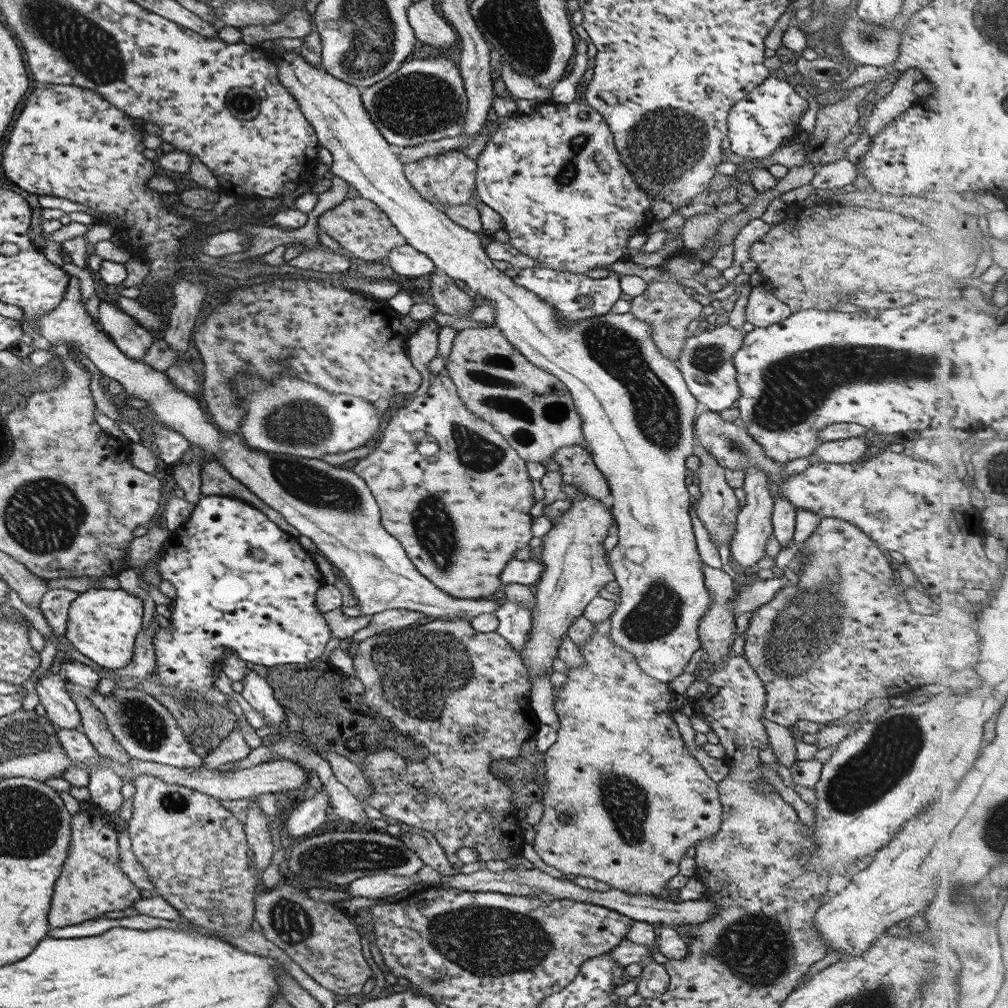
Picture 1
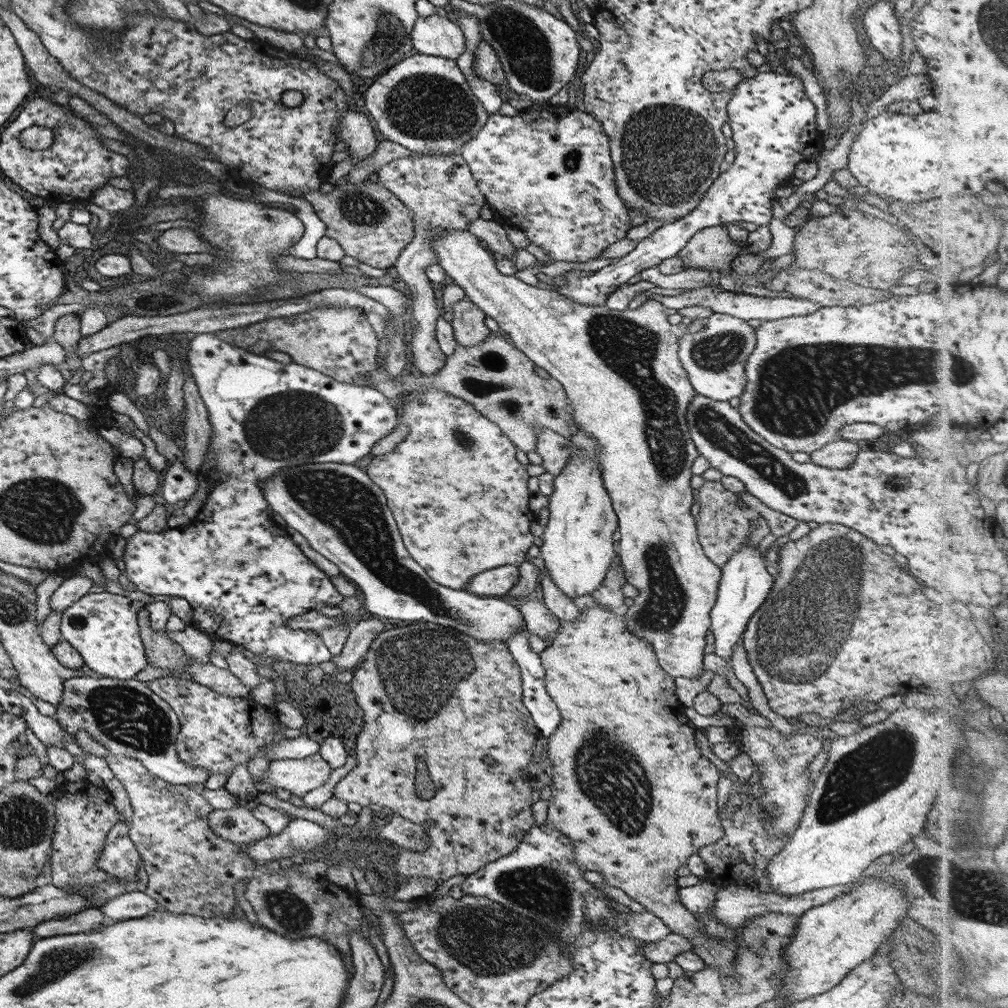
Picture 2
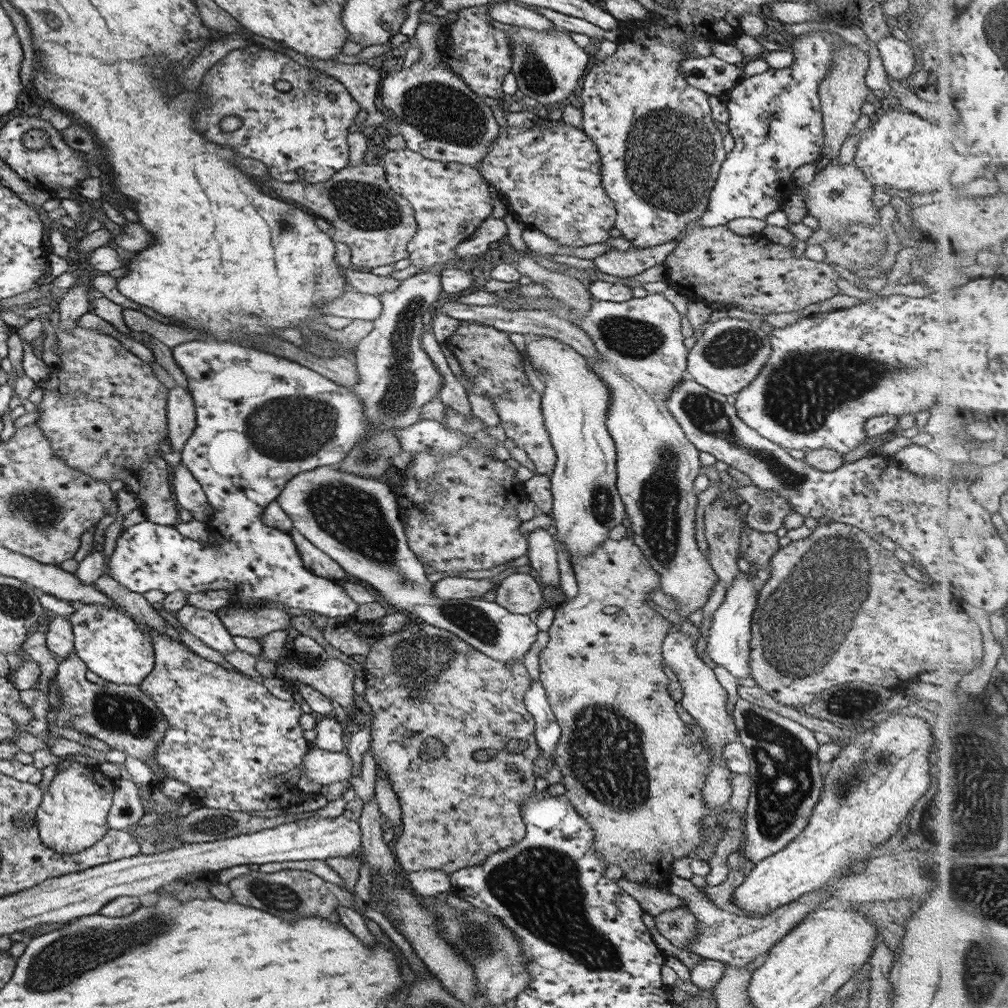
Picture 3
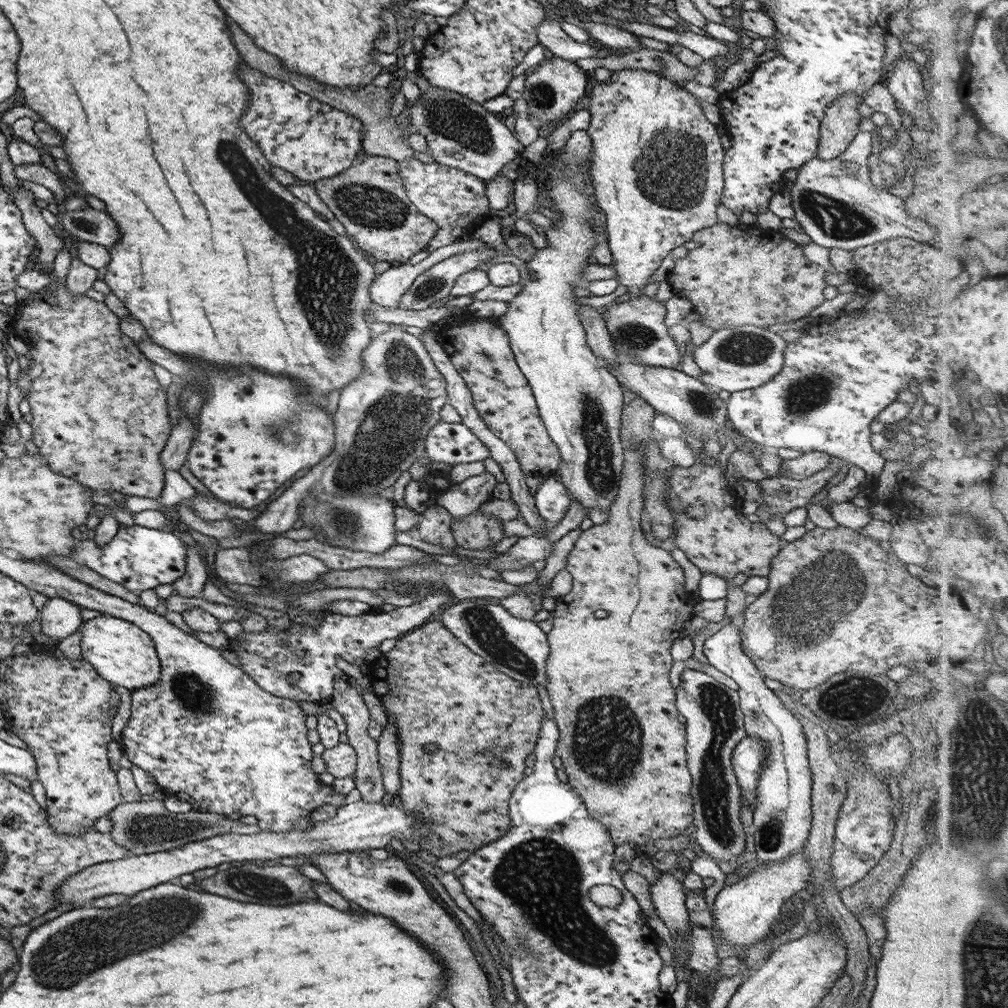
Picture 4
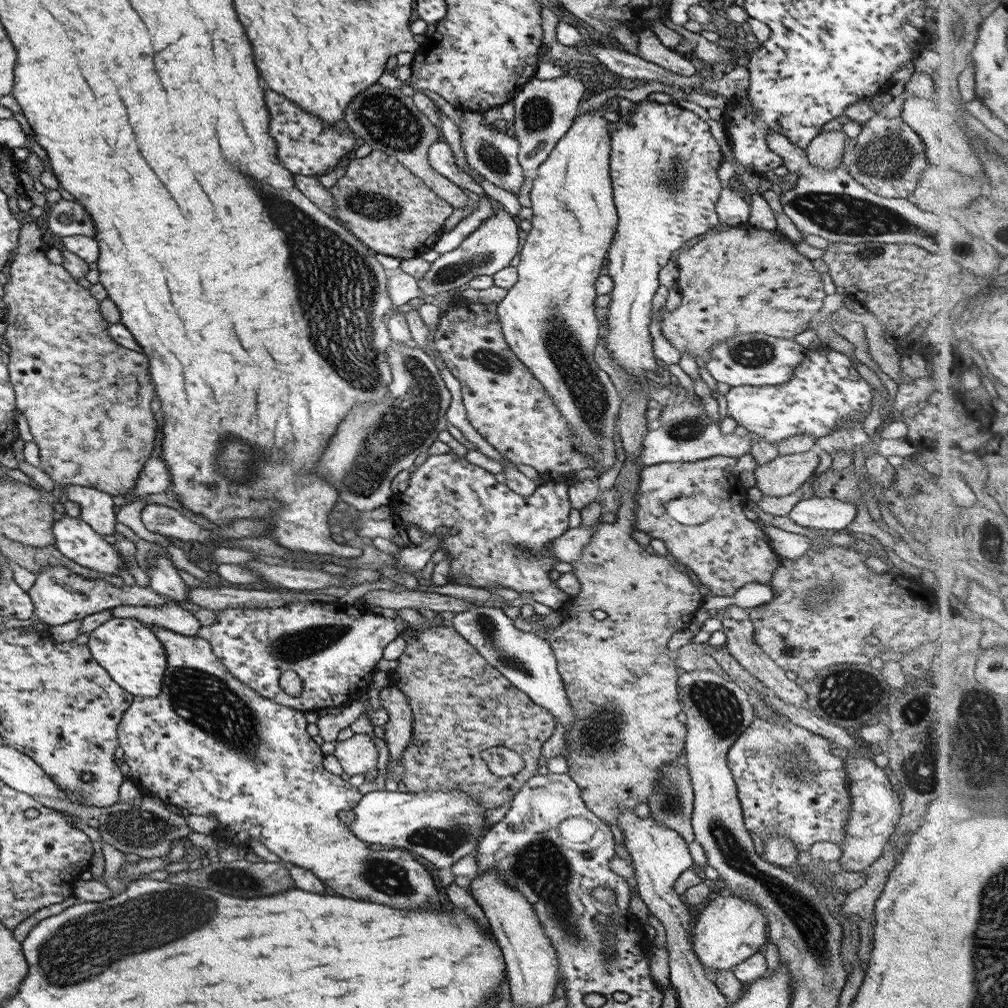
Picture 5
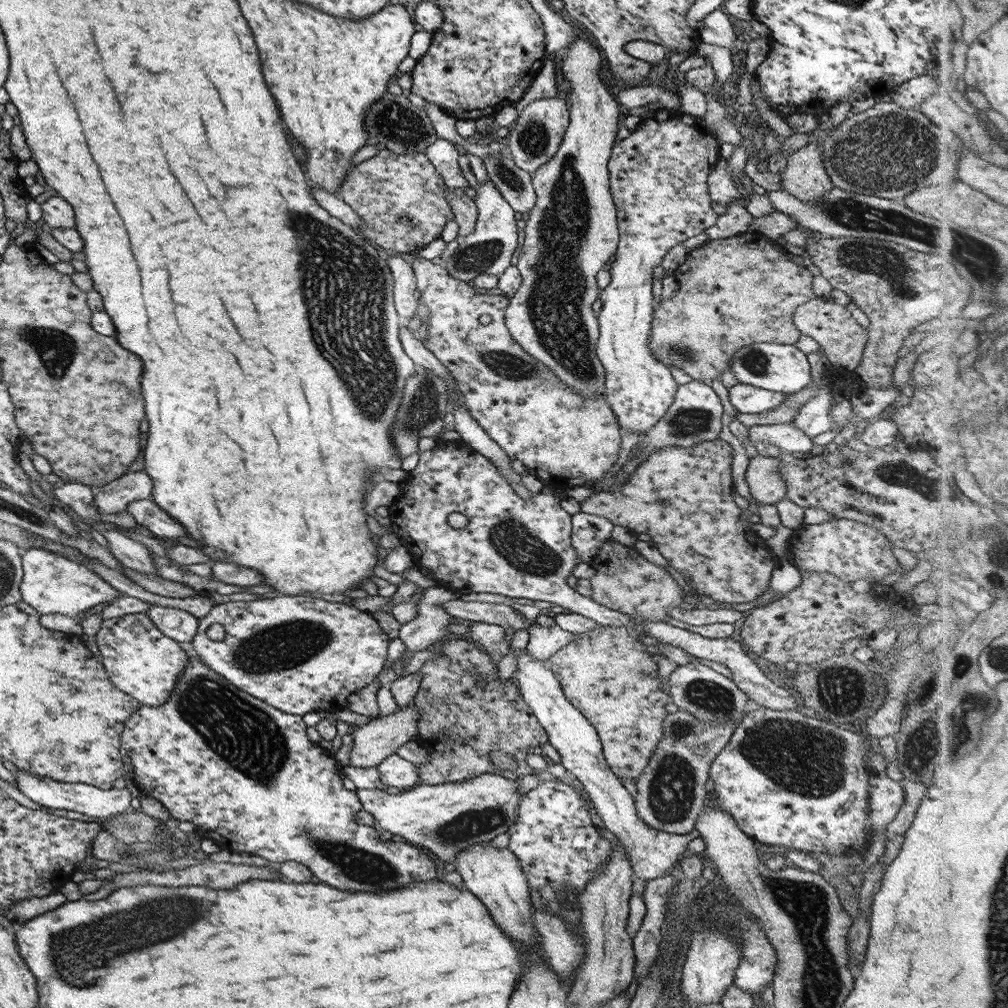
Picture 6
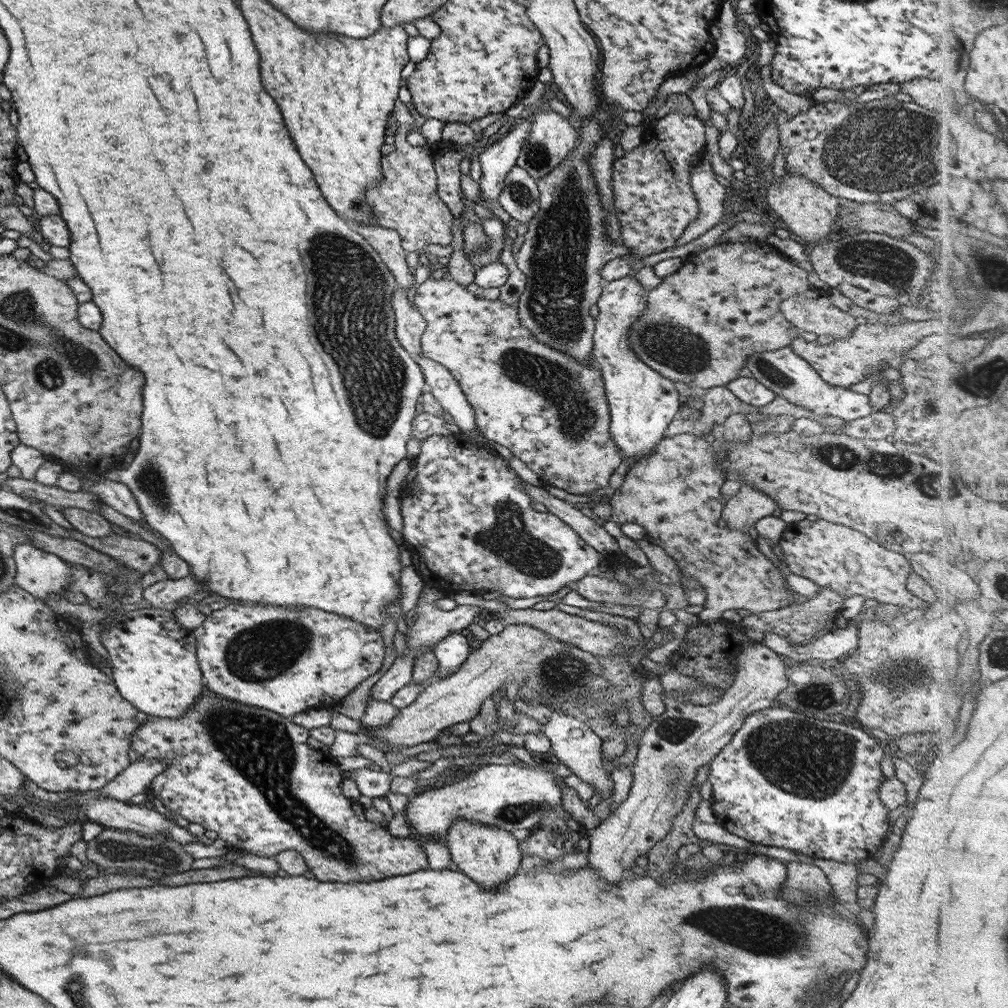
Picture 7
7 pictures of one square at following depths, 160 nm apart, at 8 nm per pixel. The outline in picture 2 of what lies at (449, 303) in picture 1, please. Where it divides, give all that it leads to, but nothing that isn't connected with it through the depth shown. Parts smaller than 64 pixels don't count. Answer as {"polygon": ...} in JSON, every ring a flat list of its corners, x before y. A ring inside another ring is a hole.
{"polygon":[[467,298,449,305,449,308,453,311,450,325,456,344,473,346,492,334,483,323,486,316]]}

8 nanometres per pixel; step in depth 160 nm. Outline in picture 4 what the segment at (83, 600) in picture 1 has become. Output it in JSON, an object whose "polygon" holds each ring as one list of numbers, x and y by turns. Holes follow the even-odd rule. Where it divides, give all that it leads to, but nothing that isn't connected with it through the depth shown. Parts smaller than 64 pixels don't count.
{"polygon":[[100,614,99,617,81,622,79,640,81,659,115,687,120,686,130,692,143,690,160,677,159,661,150,637,134,624]]}

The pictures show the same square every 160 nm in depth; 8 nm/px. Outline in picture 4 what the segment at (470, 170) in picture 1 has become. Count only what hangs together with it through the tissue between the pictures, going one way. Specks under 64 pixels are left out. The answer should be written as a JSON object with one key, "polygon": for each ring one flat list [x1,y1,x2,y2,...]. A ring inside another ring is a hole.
{"polygon":[[407,159,397,163,397,178,407,193,407,199,416,207,419,214,436,222,437,229,424,251,447,246,469,234,475,221,489,217,489,203,485,197,486,182,461,170,444,165,423,164,418,160]]}

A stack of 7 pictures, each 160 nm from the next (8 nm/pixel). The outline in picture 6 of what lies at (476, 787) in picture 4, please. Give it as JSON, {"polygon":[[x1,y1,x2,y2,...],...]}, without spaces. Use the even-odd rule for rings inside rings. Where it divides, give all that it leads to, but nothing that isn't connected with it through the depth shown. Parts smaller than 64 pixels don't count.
{"polygon":[[466,637,462,640,443,640,439,646,435,660,423,663,417,670,421,675,417,693,413,698,416,709,420,714,418,718,418,734,416,741,426,749,429,754,429,762,415,765,418,771,418,784,440,785,450,782,466,781,468,778,483,773,503,776,503,770,492,770,491,764,487,764,487,754,494,749,513,754,519,766,511,772,509,780,515,781,525,775,539,775,535,770,525,764,525,757,530,748,540,746,547,741,546,732,539,726,533,711,525,705,521,694,510,681,503,683,497,680,496,660,481,651]]}

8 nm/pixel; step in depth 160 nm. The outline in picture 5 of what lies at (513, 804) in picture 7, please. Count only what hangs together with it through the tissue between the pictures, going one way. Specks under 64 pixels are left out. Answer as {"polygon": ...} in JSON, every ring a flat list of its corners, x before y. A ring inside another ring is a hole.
{"polygon":[[374,790,362,795,359,802,349,811,354,814,354,819,347,826,348,829,364,843,381,844,381,846,394,846,397,849,408,851,410,854,418,854,433,863,438,868,438,879,441,886,447,886,453,882,453,875,449,868,465,854,475,850,479,839,485,832,486,812,478,805,478,802,463,791,424,790,418,793]]}

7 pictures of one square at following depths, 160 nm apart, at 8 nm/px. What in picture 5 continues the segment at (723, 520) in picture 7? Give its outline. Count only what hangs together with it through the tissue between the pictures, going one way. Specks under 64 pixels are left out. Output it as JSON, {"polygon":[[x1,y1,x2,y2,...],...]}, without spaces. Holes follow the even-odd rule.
{"polygon":[[815,449,802,453,777,455,753,470,754,486,765,496,787,496,798,492,820,461]]}

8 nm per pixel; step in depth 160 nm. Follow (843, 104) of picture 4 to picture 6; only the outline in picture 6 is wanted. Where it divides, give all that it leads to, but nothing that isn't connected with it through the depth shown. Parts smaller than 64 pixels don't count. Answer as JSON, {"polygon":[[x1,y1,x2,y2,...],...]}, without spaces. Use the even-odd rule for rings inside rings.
{"polygon":[[817,142,807,143,789,154,783,172,776,176,781,178,781,190,798,198,801,203,815,203,833,188,825,175]]}

